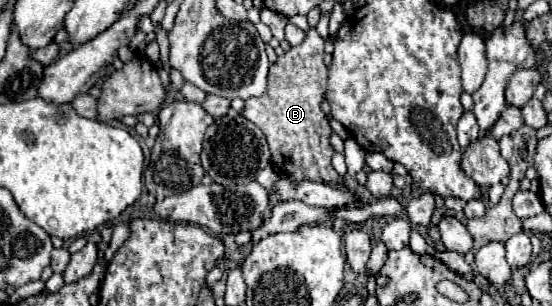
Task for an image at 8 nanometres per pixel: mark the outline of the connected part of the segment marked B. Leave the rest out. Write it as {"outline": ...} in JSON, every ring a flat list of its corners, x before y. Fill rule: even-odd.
{"outline":[[309,28,303,44,293,46,269,68,269,88,259,98,249,98,245,102,243,116,257,124,271,148,275,166,281,174,293,180,313,180,313,182,343,182,341,176,331,166,333,148,329,144,331,126,321,110,323,94,327,88,327,66,323,64,323,38,317,28]]}

